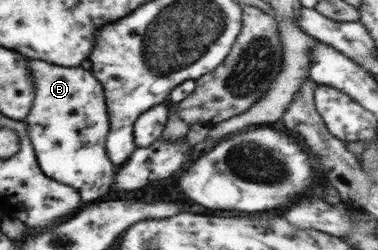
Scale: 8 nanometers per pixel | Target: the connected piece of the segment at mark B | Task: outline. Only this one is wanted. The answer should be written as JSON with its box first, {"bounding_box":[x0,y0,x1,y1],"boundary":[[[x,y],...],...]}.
{"bounding_box":[24,60,119,201],"boundary":[[[31,60],[31,70],[36,84],[36,99],[24,121],[29,125],[29,137],[32,137],[39,169],[51,180],[78,189],[80,195],[85,195],[83,201],[103,201],[105,193],[113,189],[119,166],[114,164],[106,153],[106,137],[111,123],[101,82],[92,74],[92,70],[85,70],[81,66],[63,67],[41,60]]]}

